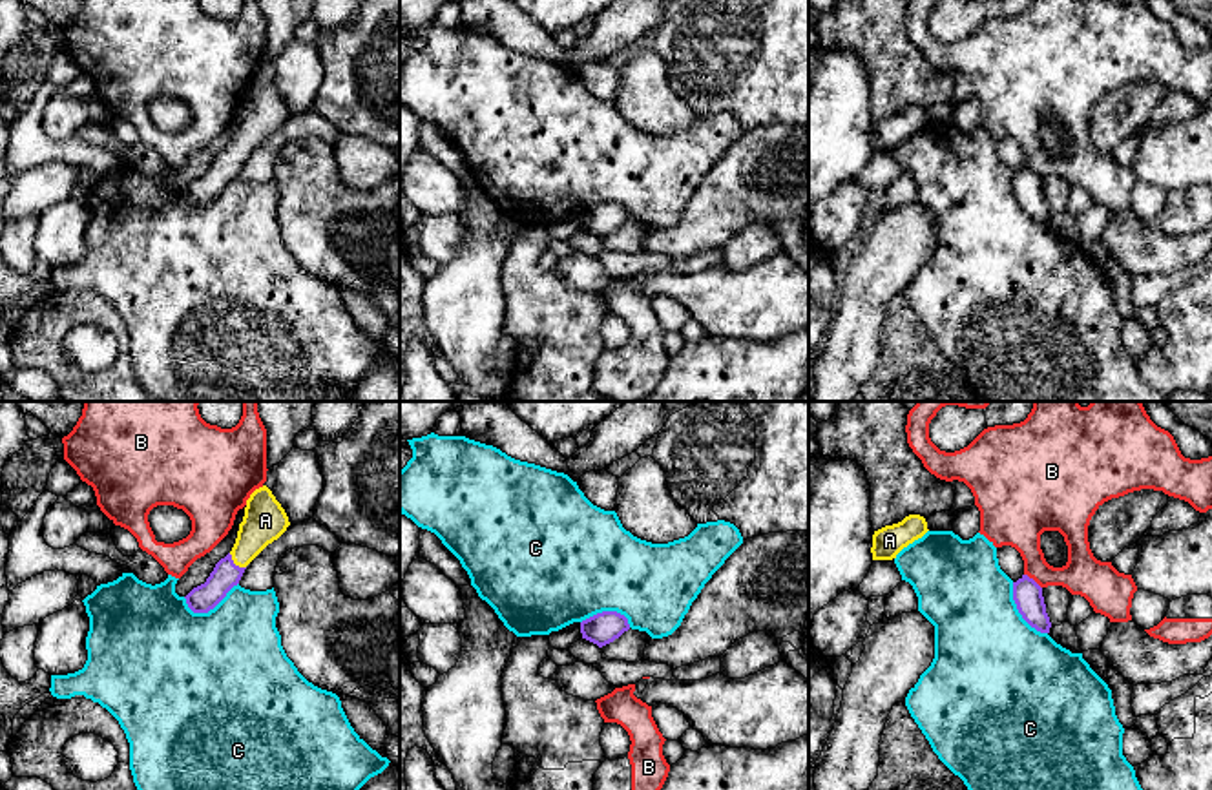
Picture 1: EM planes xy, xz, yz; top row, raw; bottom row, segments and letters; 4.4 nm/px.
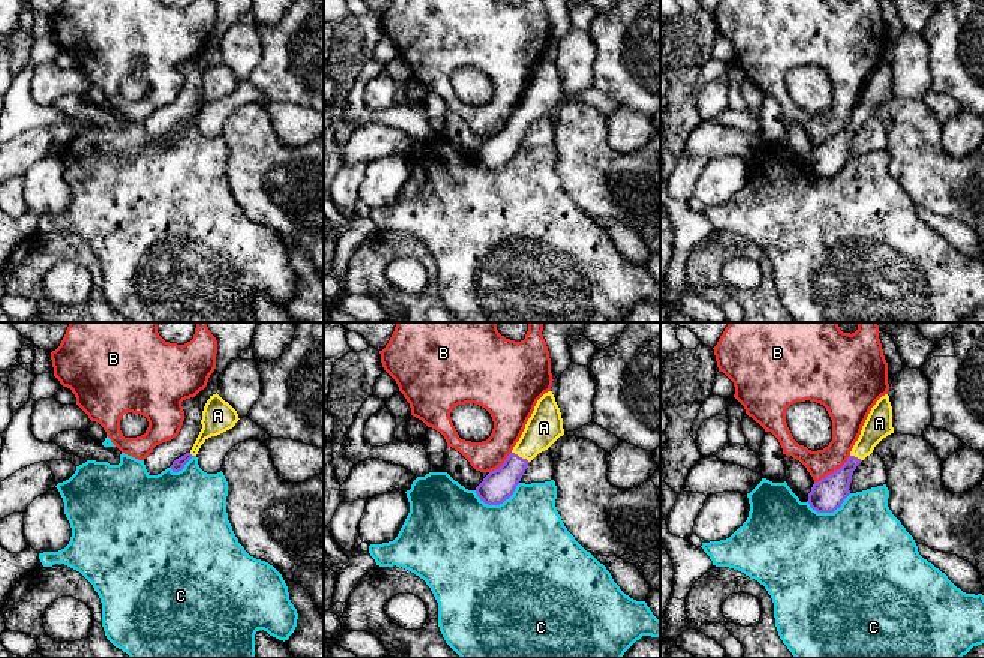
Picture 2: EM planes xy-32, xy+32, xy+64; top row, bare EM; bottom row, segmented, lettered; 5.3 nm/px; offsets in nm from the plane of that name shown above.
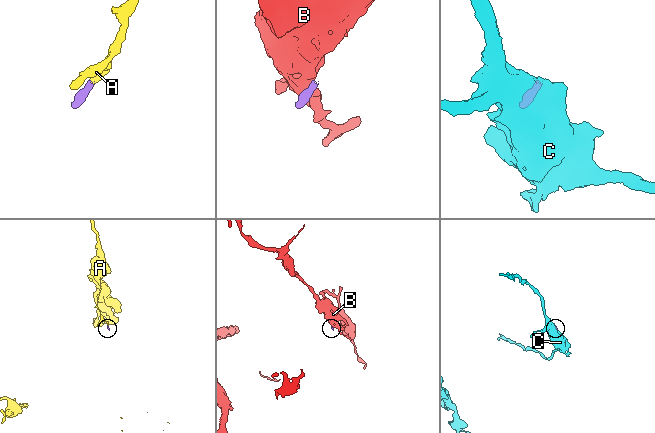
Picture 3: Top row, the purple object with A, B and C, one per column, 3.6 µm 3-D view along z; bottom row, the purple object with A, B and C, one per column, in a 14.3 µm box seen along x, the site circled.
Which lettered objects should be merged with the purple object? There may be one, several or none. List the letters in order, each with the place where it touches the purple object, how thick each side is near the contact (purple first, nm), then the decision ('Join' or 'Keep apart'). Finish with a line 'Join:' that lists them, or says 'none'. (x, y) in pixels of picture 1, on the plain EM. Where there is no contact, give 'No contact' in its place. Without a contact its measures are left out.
A: Touches purple at xy (234, 155). Thickness 120 nm (purple) against 190 nm. Join
B: Touches purple at yz (1034, 172). Thickness 130 nm (purple) against 190 nm. Keep apart
C: Touches purple at xy (208, 201). Thickness 120 nm (purple) against 480 nm. Keep apart
Join: A

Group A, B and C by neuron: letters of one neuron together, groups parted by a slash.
A / B / C

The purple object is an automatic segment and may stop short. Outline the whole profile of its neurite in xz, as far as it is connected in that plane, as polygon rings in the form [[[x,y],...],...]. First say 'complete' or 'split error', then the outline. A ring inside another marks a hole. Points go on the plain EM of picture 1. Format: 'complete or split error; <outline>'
complete; [[[602,203],[580,213],[582,230],[599,239],[613,234],[628,221],[628,210],[617,203]]]

